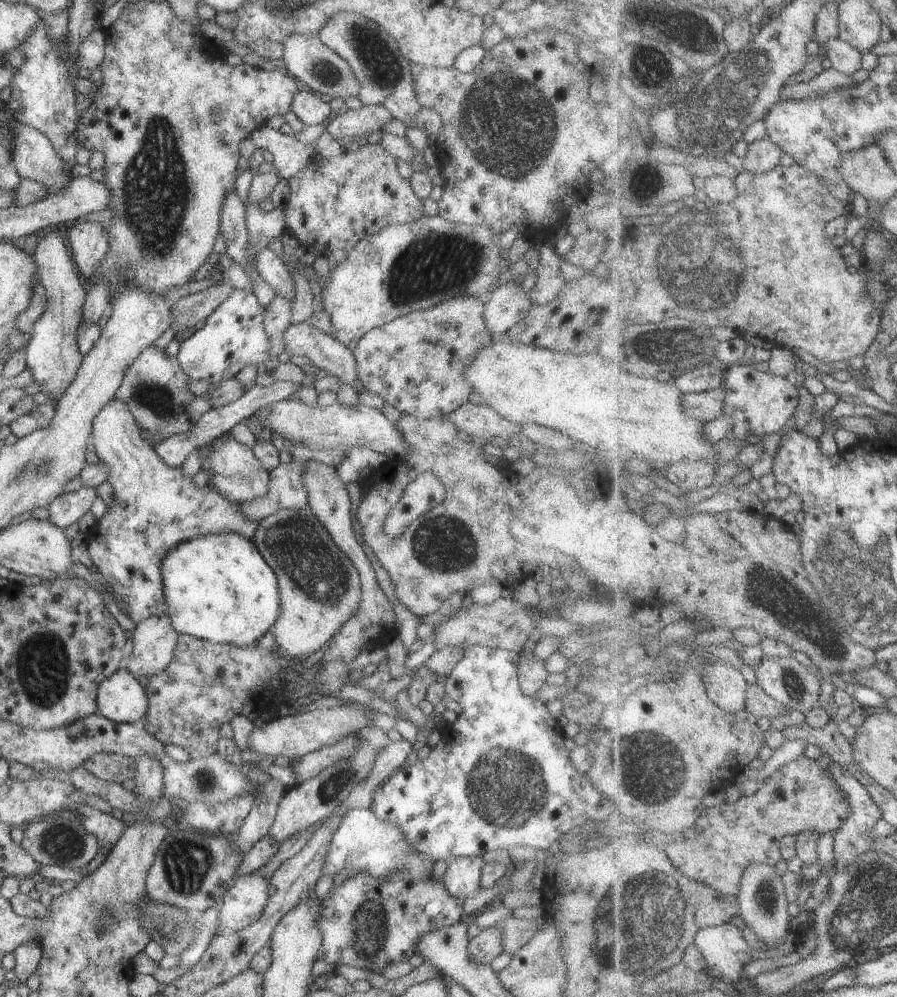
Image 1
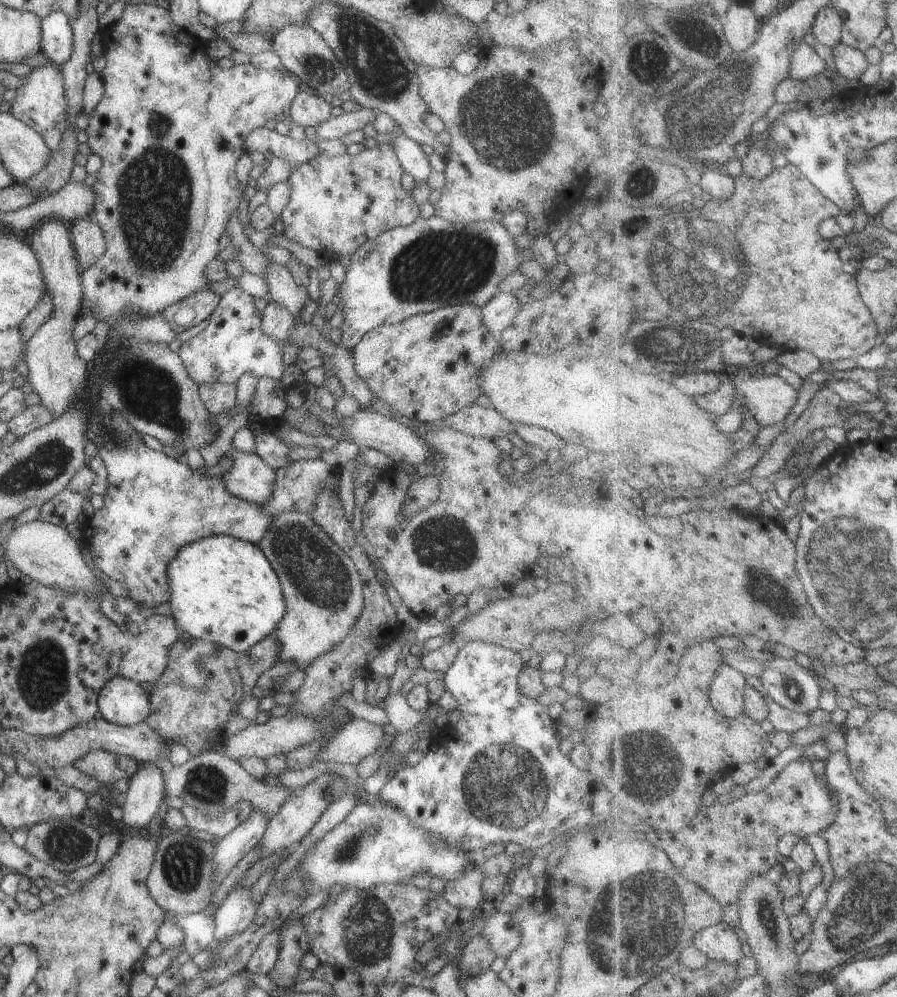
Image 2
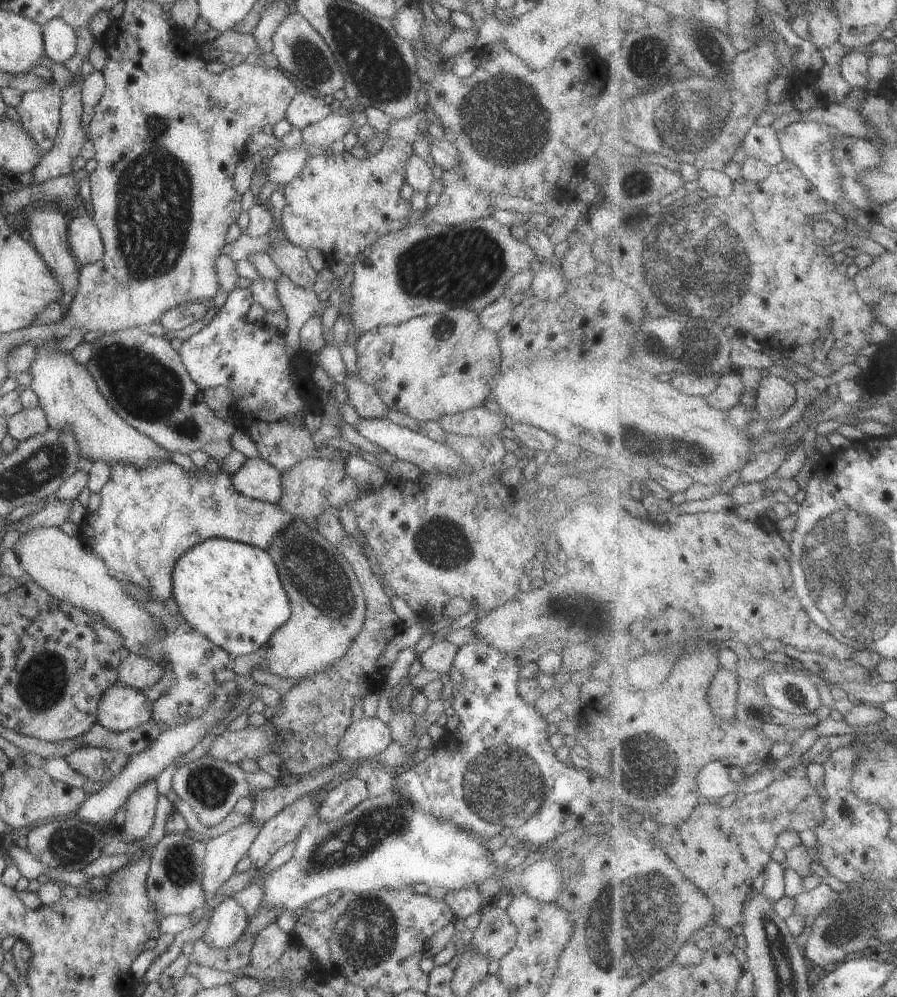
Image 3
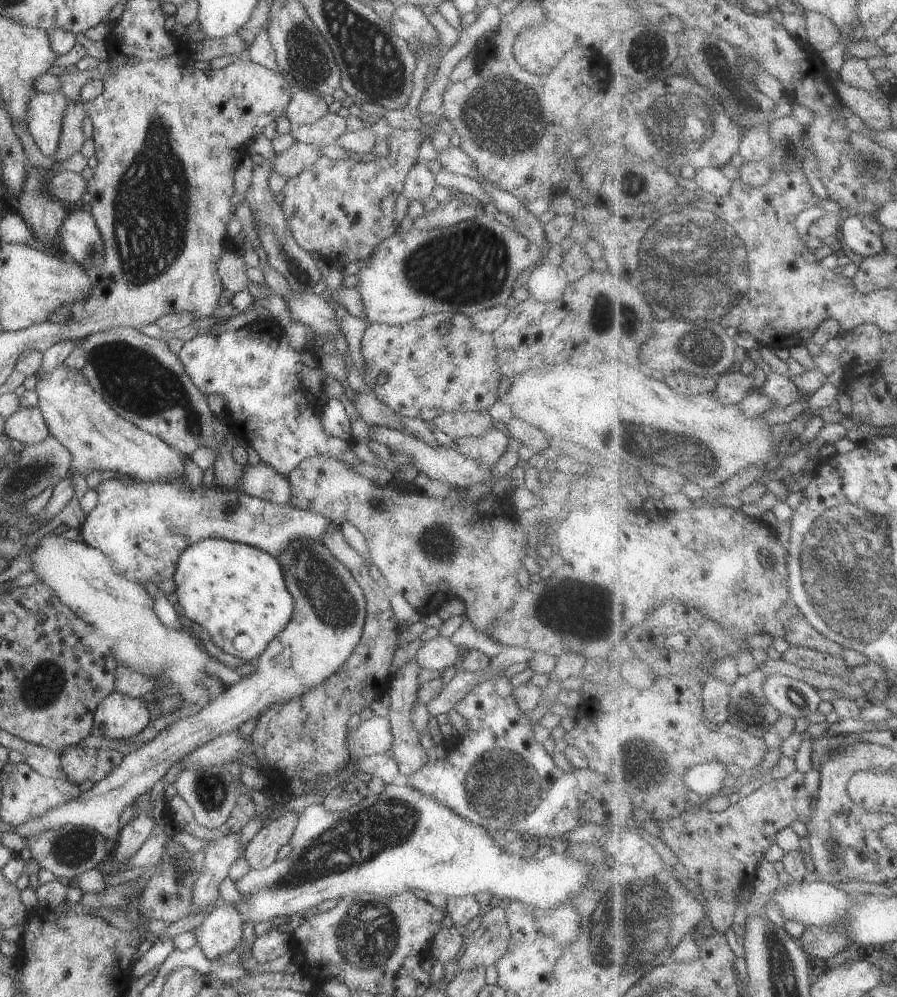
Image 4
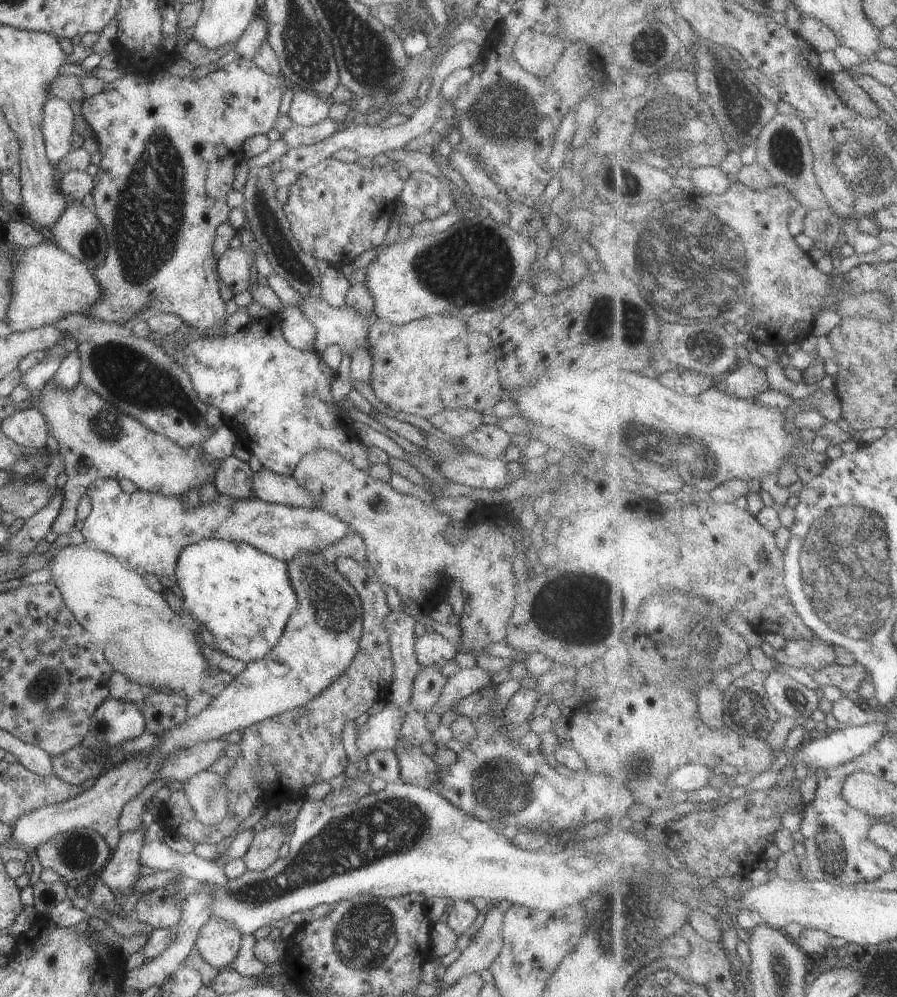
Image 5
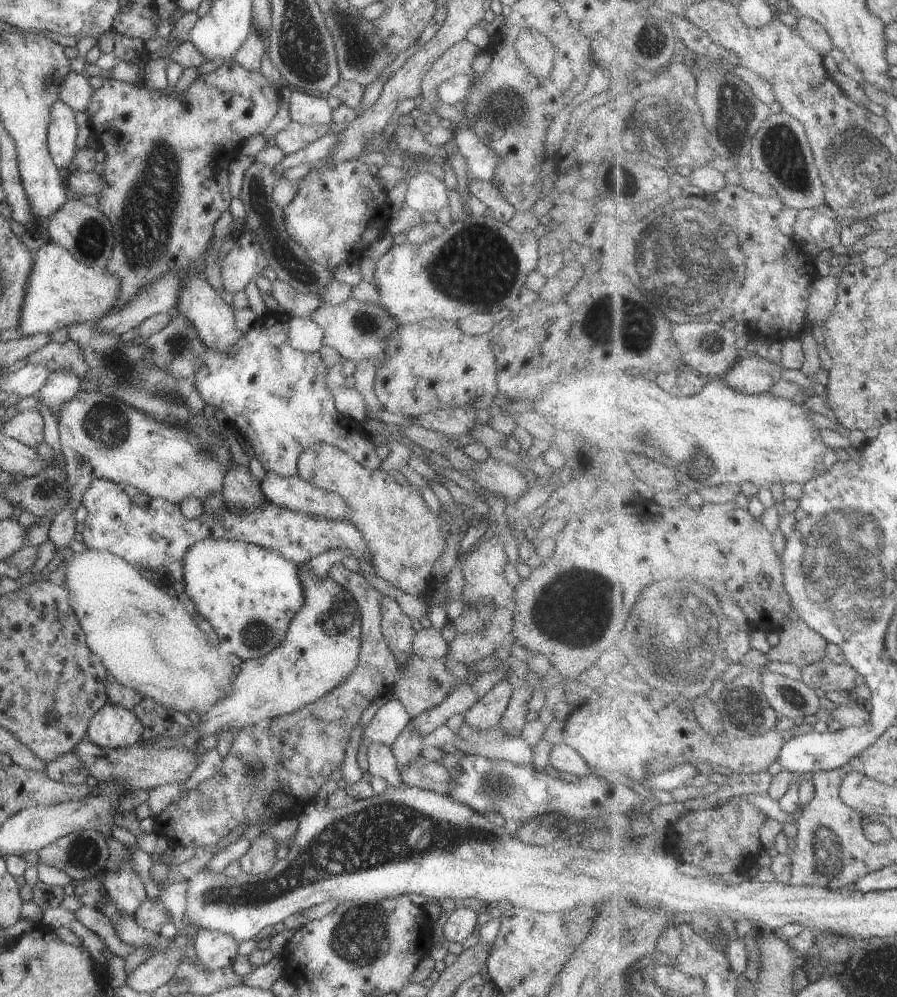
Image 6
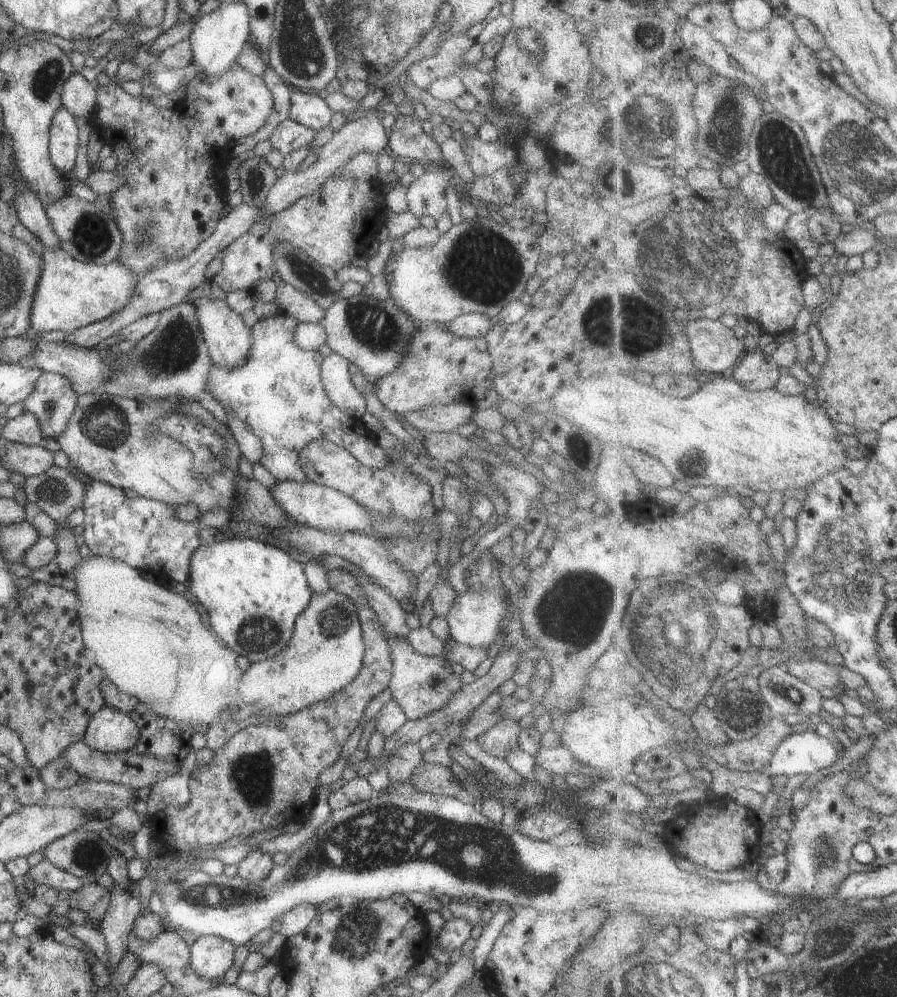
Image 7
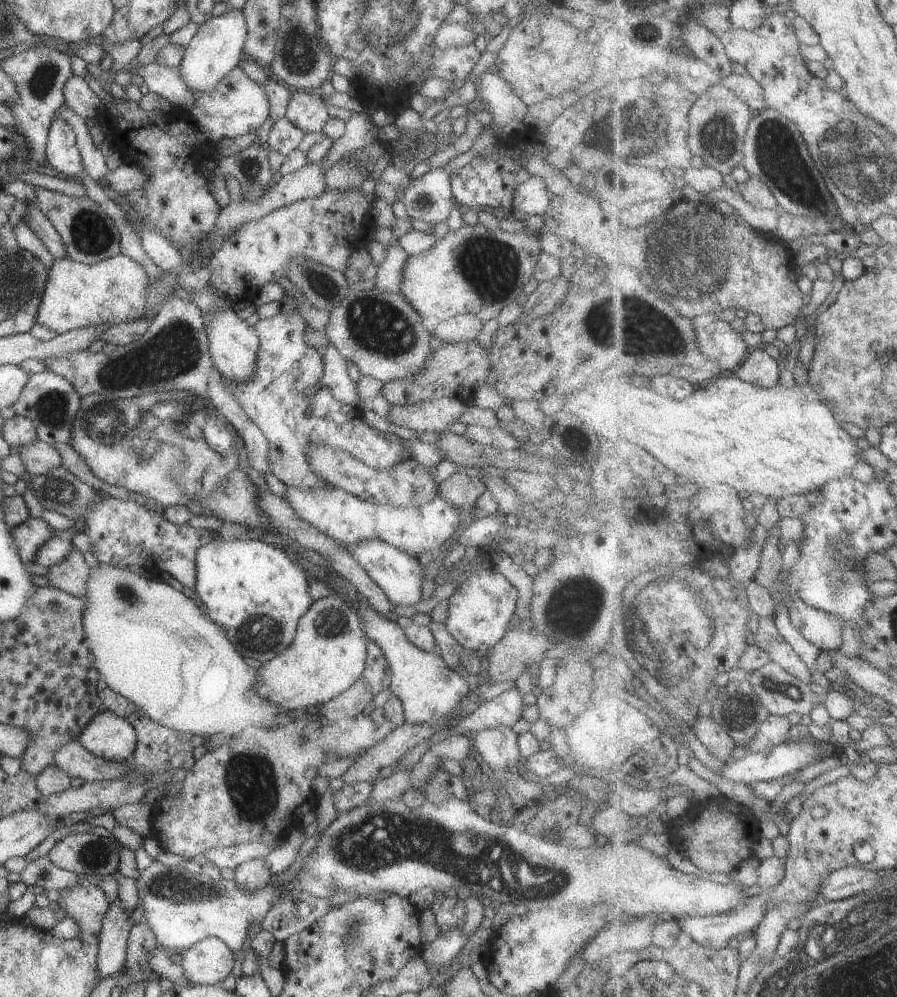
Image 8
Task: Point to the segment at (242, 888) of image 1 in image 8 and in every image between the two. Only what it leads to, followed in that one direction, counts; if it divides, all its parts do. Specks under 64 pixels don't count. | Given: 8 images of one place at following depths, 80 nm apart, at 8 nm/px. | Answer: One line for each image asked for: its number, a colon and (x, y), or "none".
2: (237, 911)
3: (226, 924)
4: (219, 933)
5: (218, 942)
6: (215, 949)
7: (211, 956)
8: (209, 961)

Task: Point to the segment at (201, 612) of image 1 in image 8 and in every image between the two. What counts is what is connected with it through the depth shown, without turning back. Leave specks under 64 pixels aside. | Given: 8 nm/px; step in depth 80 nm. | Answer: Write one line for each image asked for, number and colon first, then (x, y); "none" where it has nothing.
2: (223, 589)
3: (230, 592)
4: (237, 592)
5: (244, 596)
6: (249, 594)
7: (253, 591)
8: (254, 590)

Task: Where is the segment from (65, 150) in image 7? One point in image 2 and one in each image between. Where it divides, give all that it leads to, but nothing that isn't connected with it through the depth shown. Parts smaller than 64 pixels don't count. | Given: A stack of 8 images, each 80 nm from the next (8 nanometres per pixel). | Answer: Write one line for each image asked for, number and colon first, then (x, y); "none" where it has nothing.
2: (40, 102)
3: (40, 109)
4: (45, 112)
5: (57, 127)
6: (61, 133)

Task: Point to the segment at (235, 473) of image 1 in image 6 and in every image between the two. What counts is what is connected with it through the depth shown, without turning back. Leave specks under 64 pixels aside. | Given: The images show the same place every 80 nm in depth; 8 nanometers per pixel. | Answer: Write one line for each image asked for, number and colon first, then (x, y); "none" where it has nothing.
2: (250, 478)
3: (256, 479)
4: (261, 481)
5: (268, 486)
6: (291, 492)

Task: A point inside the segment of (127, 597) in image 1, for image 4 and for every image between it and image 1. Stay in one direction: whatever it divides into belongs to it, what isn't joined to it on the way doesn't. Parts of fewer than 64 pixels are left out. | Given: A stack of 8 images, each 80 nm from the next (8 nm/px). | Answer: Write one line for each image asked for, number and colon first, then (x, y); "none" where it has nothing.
2: (154, 505)
3: (148, 516)
4: (142, 527)

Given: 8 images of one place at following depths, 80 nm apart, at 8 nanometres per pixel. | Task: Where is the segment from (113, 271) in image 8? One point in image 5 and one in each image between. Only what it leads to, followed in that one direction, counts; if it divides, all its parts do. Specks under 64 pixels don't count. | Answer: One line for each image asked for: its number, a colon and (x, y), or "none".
5: (47, 284)
6: (61, 291)
7: (70, 294)

